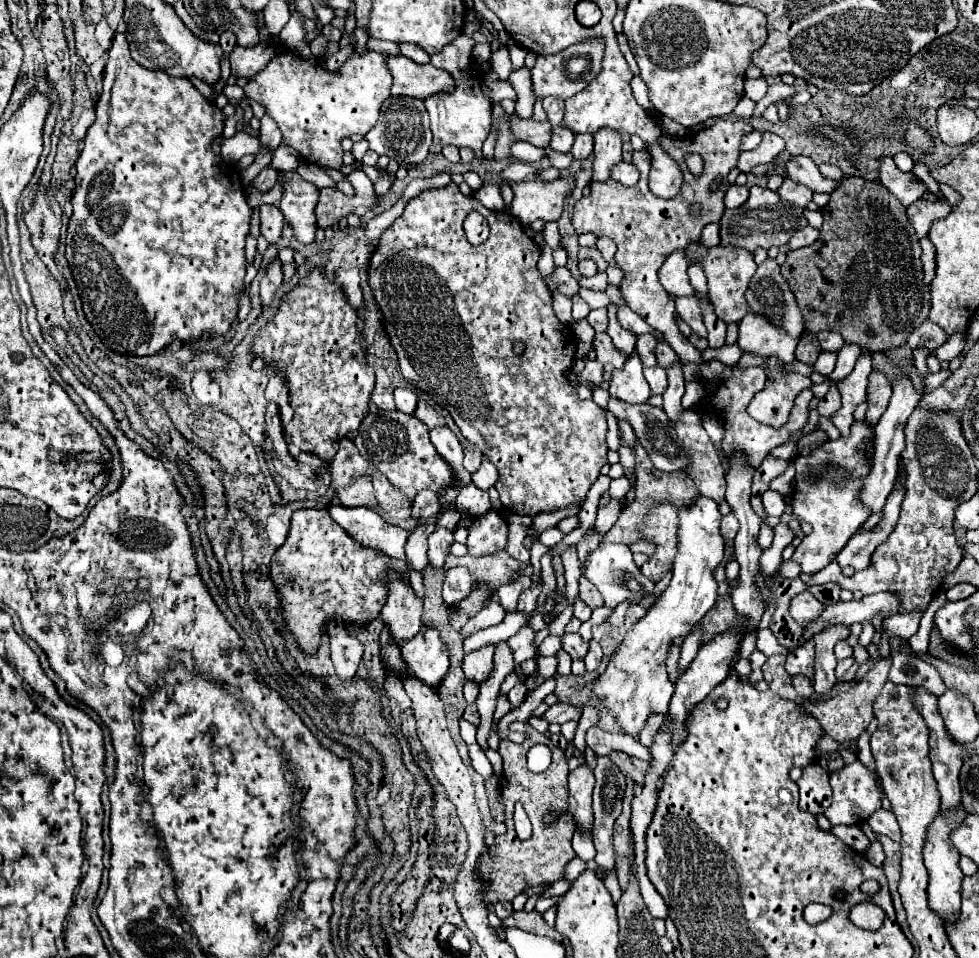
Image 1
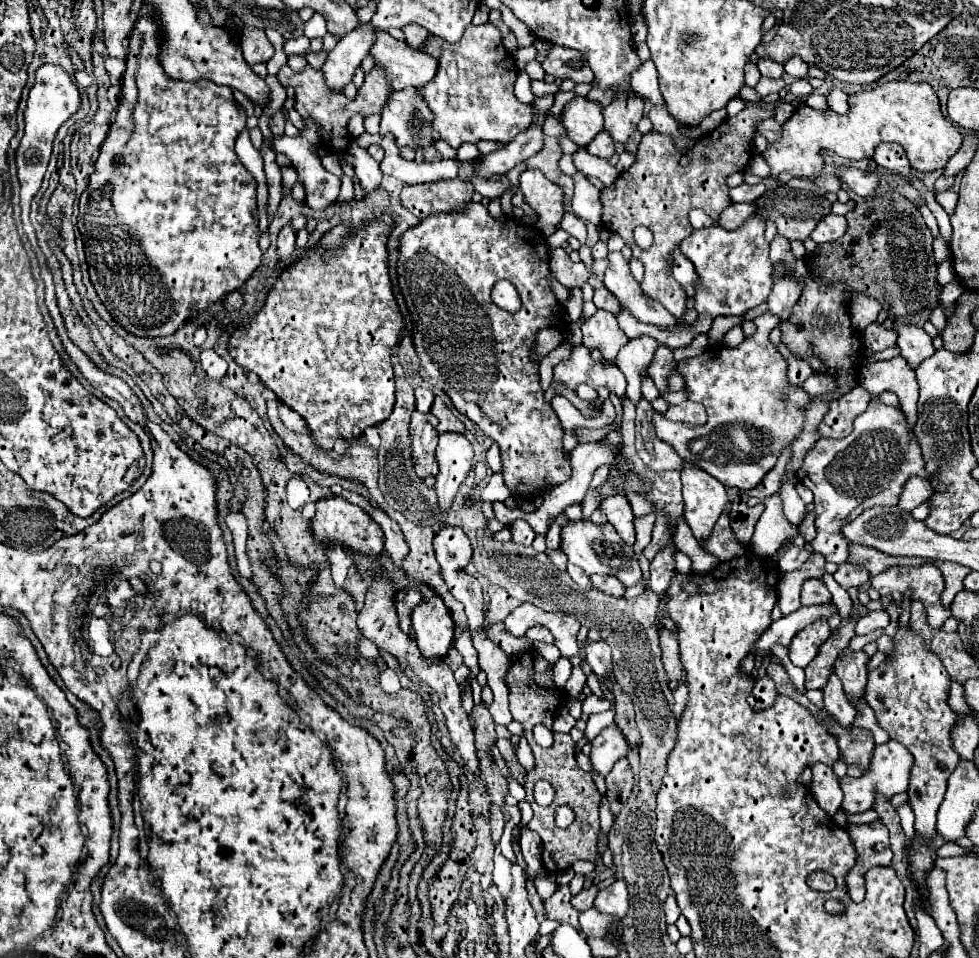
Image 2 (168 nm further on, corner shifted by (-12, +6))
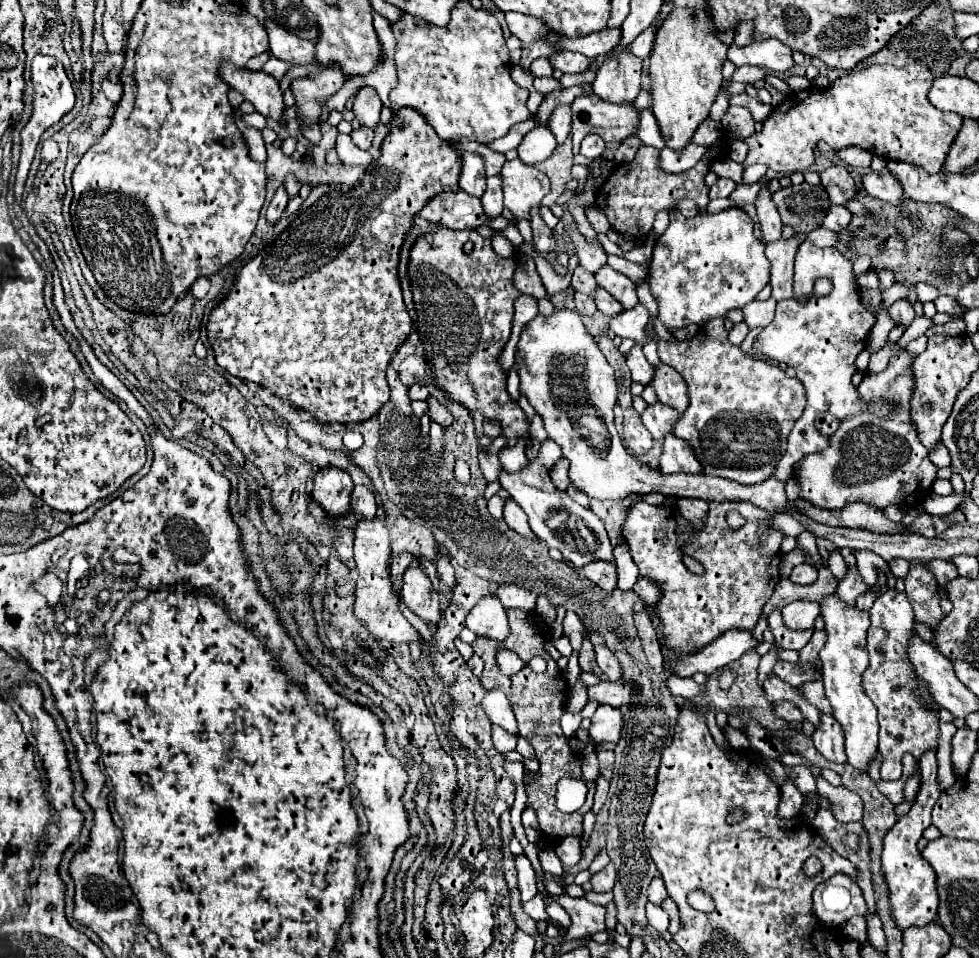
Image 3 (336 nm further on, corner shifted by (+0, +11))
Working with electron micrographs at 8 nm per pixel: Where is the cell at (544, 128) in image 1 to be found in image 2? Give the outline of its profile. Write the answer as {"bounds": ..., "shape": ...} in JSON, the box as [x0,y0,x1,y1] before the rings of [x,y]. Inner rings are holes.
{"bounds":[560,97,604,145],"shape":[[[574,97],[560,115],[560,123],[566,129],[566,137],[572,139],[576,145],[588,145],[596,133],[604,129],[602,109],[586,101],[584,97]]]}

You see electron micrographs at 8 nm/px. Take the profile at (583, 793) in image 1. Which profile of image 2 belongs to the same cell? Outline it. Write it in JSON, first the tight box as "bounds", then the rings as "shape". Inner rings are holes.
{"bounds":[590,725,628,777],"shape":[[[614,725],[606,727],[594,741],[590,751],[590,765],[592,773],[598,773],[606,777],[612,769],[612,765],[628,753],[628,745],[624,737],[620,737],[620,731],[616,731]]]}

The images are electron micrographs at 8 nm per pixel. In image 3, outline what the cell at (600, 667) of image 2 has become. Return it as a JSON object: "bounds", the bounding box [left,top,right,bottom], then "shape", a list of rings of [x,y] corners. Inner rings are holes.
{"bounds":[596,646,622,680],"shape":[[[596,646],[596,662],[598,662],[600,670],[602,670],[610,680],[622,678],[620,662],[618,662],[618,658],[616,658],[606,646]]]}

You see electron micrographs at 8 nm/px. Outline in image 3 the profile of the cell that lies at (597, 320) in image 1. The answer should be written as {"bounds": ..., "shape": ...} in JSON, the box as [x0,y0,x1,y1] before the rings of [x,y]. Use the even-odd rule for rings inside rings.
{"bounds":[648,208,770,330],"shape":[[[726,208],[718,214],[700,214],[694,218],[684,218],[678,210],[670,212],[670,224],[654,246],[648,276],[652,296],[658,302],[658,316],[668,330],[688,324],[700,326],[716,316],[726,318],[732,308],[744,308],[758,296],[770,280],[770,262],[764,254],[764,244],[756,240],[752,230],[750,216],[740,208]]]}

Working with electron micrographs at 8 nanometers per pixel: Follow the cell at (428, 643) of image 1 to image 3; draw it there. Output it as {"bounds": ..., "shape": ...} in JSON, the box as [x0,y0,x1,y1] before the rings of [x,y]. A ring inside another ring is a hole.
{"bounds":[400,564,442,626],"shape":[[[410,564],[404,572],[404,584],[400,590],[400,598],[404,600],[404,604],[418,614],[420,618],[424,618],[426,624],[436,626],[438,620],[442,618],[442,608],[440,608],[440,596],[438,592],[432,588],[430,578],[426,576],[424,568],[418,564]]]}

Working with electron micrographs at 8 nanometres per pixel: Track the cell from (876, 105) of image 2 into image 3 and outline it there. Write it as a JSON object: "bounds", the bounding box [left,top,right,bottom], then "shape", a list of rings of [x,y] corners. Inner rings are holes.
{"bounds":[744,64,962,174],"shape":[[[874,64],[848,72],[828,88],[792,92],[762,122],[762,130],[744,140],[748,144],[744,166],[766,164],[778,174],[806,172],[814,164],[816,142],[824,138],[834,150],[858,146],[886,160],[924,166],[926,172],[936,174],[944,166],[962,118],[954,112],[942,112],[928,102],[926,94],[932,80],[934,76],[924,64],[902,68]]]}

